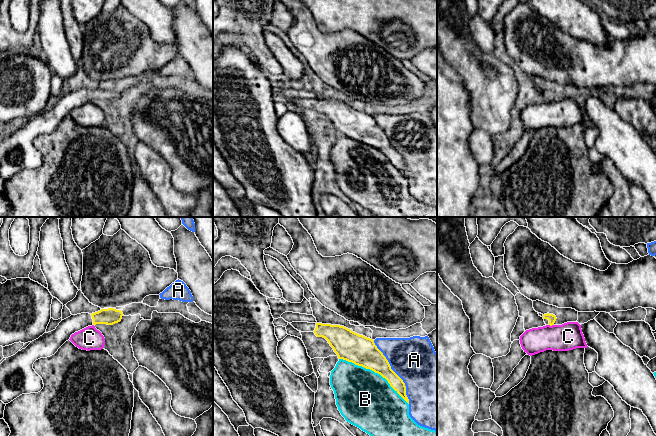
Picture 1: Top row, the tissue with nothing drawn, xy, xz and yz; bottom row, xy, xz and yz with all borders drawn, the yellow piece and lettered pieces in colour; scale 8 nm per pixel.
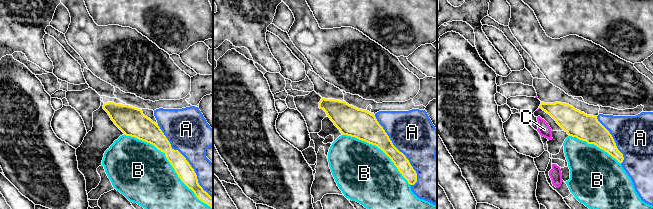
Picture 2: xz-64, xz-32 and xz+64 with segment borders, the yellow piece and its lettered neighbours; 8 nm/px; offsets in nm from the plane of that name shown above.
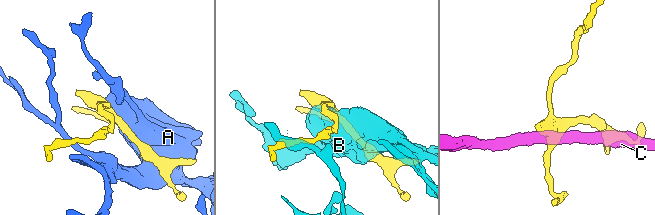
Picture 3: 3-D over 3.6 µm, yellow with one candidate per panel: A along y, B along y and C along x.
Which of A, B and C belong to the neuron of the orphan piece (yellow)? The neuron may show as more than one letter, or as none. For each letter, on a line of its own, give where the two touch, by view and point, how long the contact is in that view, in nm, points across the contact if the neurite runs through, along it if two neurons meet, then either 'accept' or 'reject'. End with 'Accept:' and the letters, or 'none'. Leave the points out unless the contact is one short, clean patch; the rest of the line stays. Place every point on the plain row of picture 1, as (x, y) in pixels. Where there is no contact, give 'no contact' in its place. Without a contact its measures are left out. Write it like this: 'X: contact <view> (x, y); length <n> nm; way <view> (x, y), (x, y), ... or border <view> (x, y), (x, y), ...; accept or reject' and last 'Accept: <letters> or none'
A: contact xz (394, 148); length 600 nm; reject
B: contact xz (375, 148); length 650 nm; reject
C: contact yz (551, 101); length 40 nm; border yz (549, 100), (553, 101); reject
Accept: none

